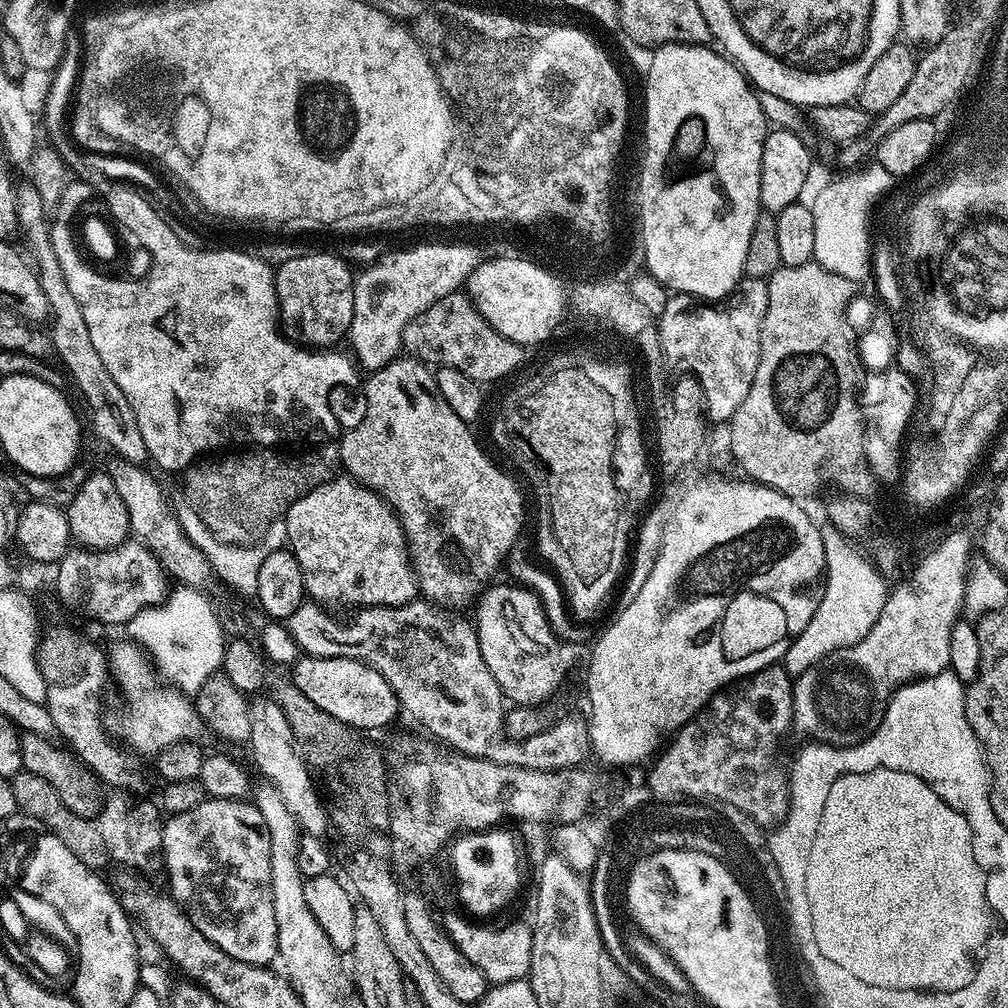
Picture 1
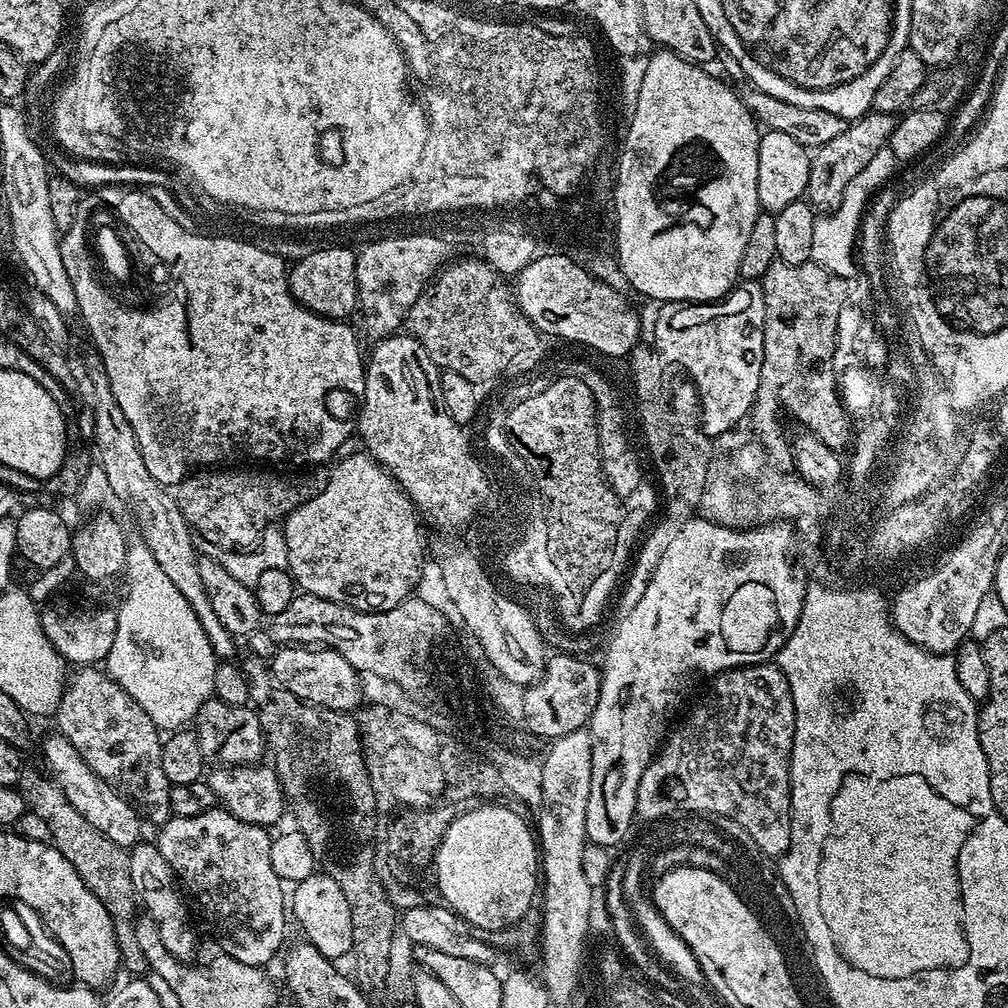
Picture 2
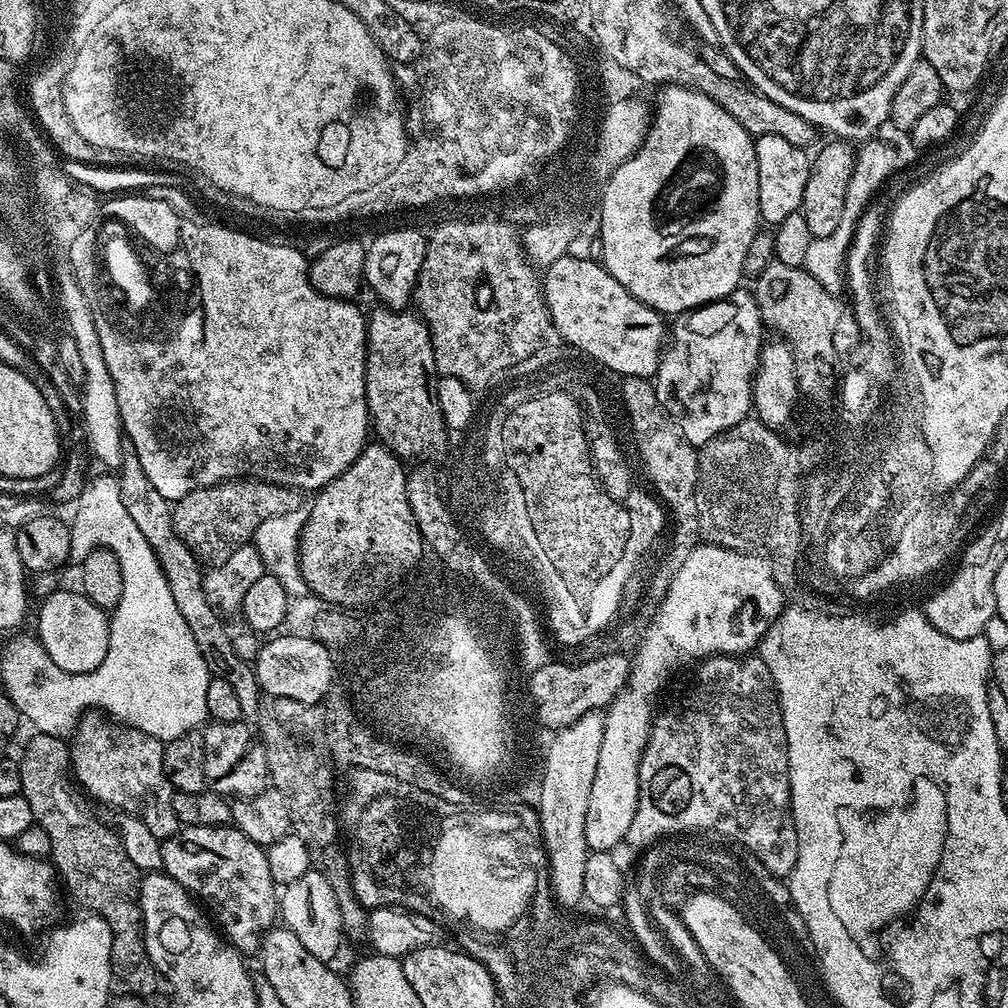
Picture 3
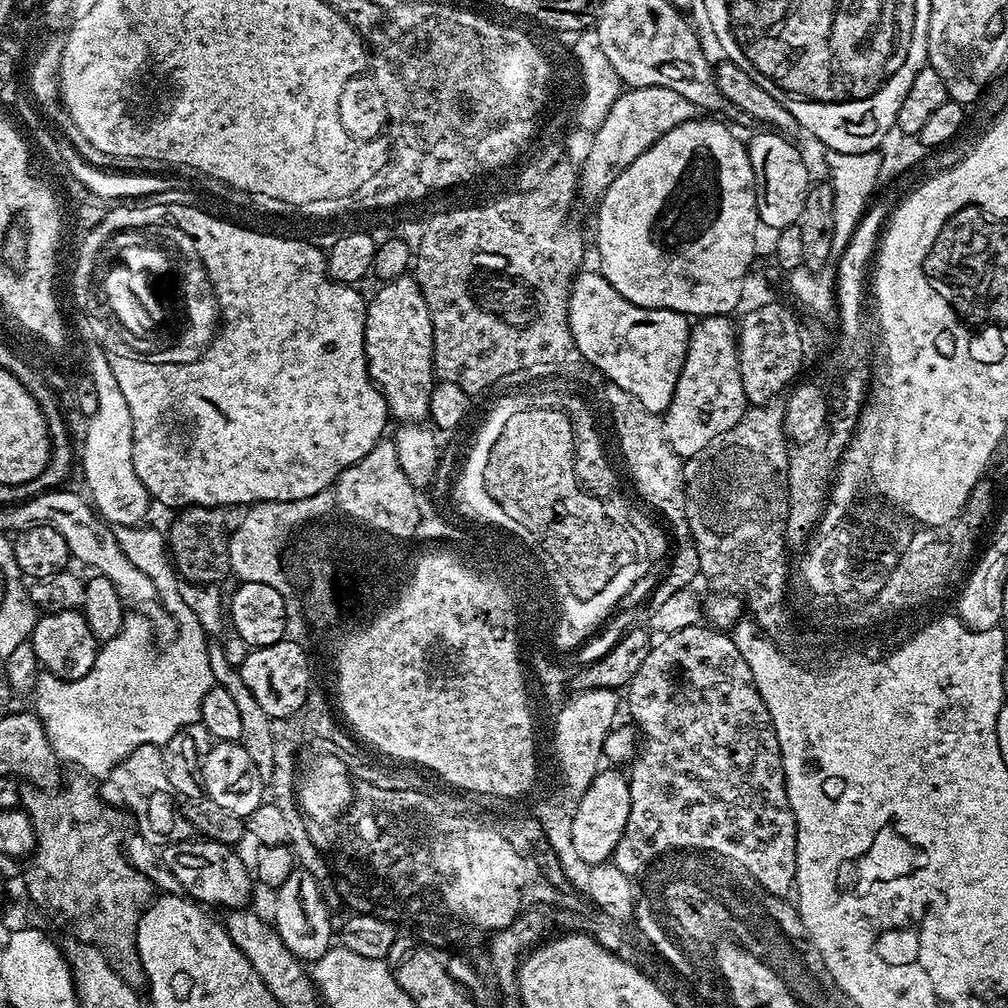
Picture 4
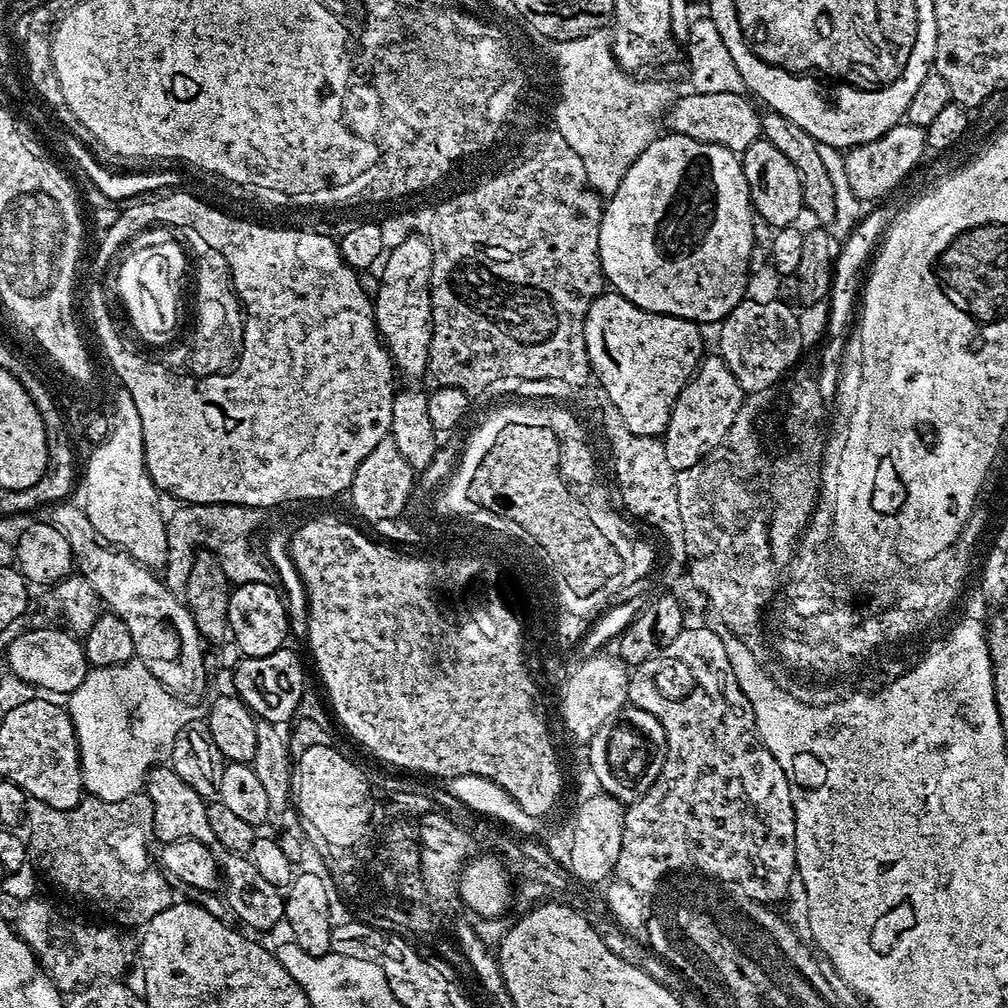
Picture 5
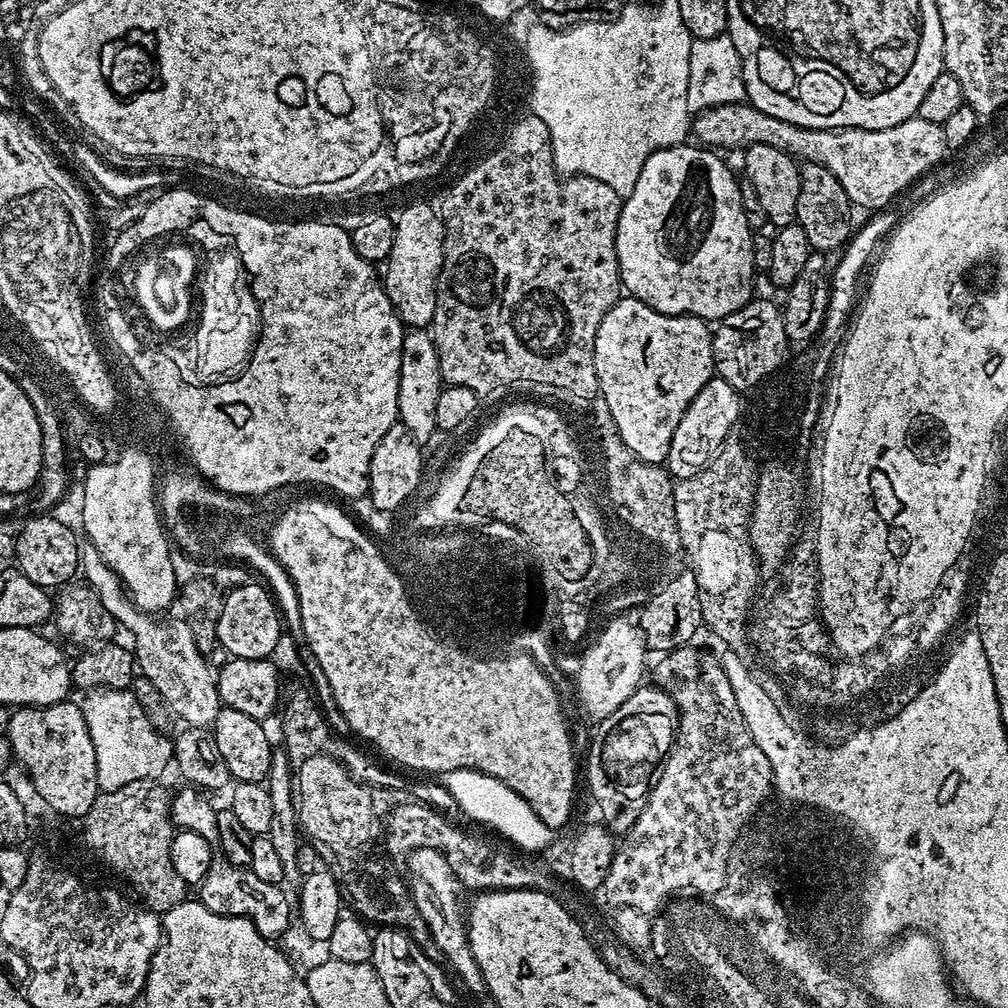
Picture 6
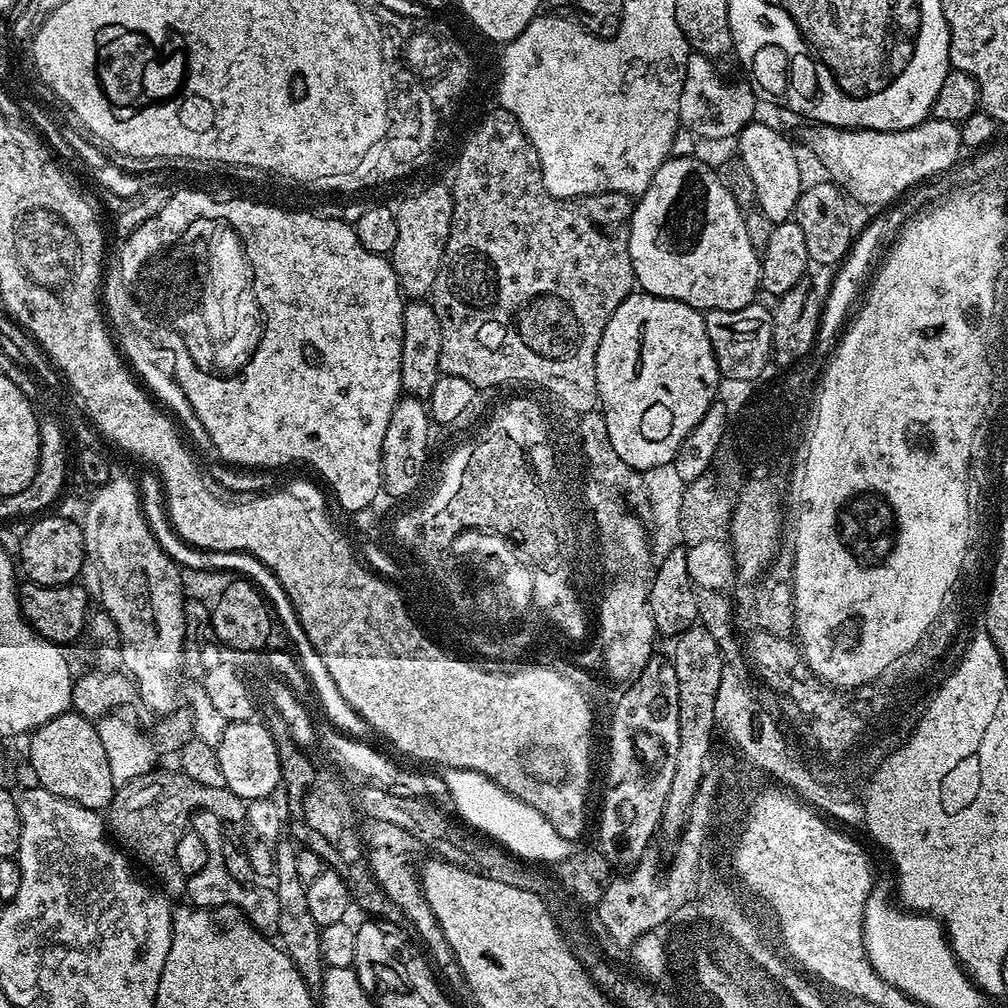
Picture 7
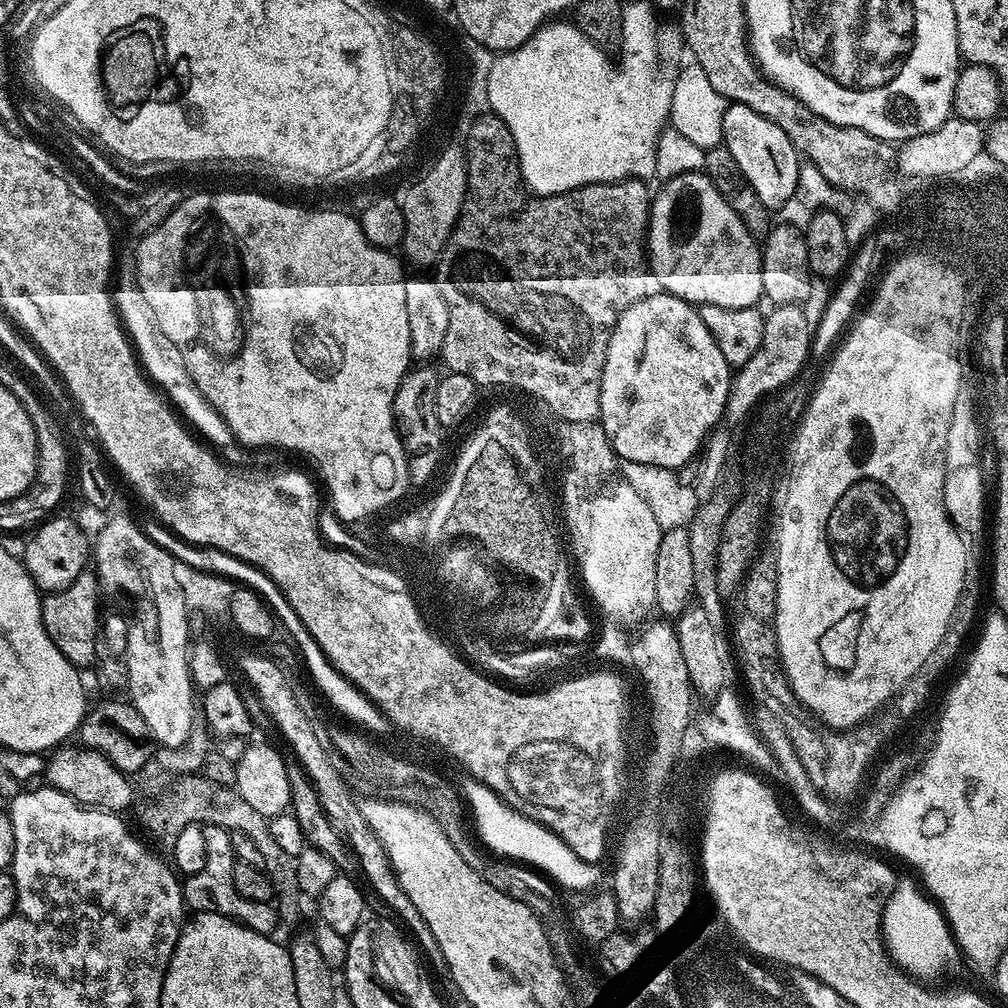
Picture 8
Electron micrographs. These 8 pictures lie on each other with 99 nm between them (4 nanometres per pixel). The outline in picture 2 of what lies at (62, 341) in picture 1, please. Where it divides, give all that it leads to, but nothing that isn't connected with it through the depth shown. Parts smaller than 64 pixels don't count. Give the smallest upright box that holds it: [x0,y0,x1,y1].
[71,360,237,661]

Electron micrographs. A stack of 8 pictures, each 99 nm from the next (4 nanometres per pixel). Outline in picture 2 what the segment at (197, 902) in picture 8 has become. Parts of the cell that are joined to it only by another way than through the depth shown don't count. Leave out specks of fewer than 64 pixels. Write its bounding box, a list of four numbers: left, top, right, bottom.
[54,666,172,824]

